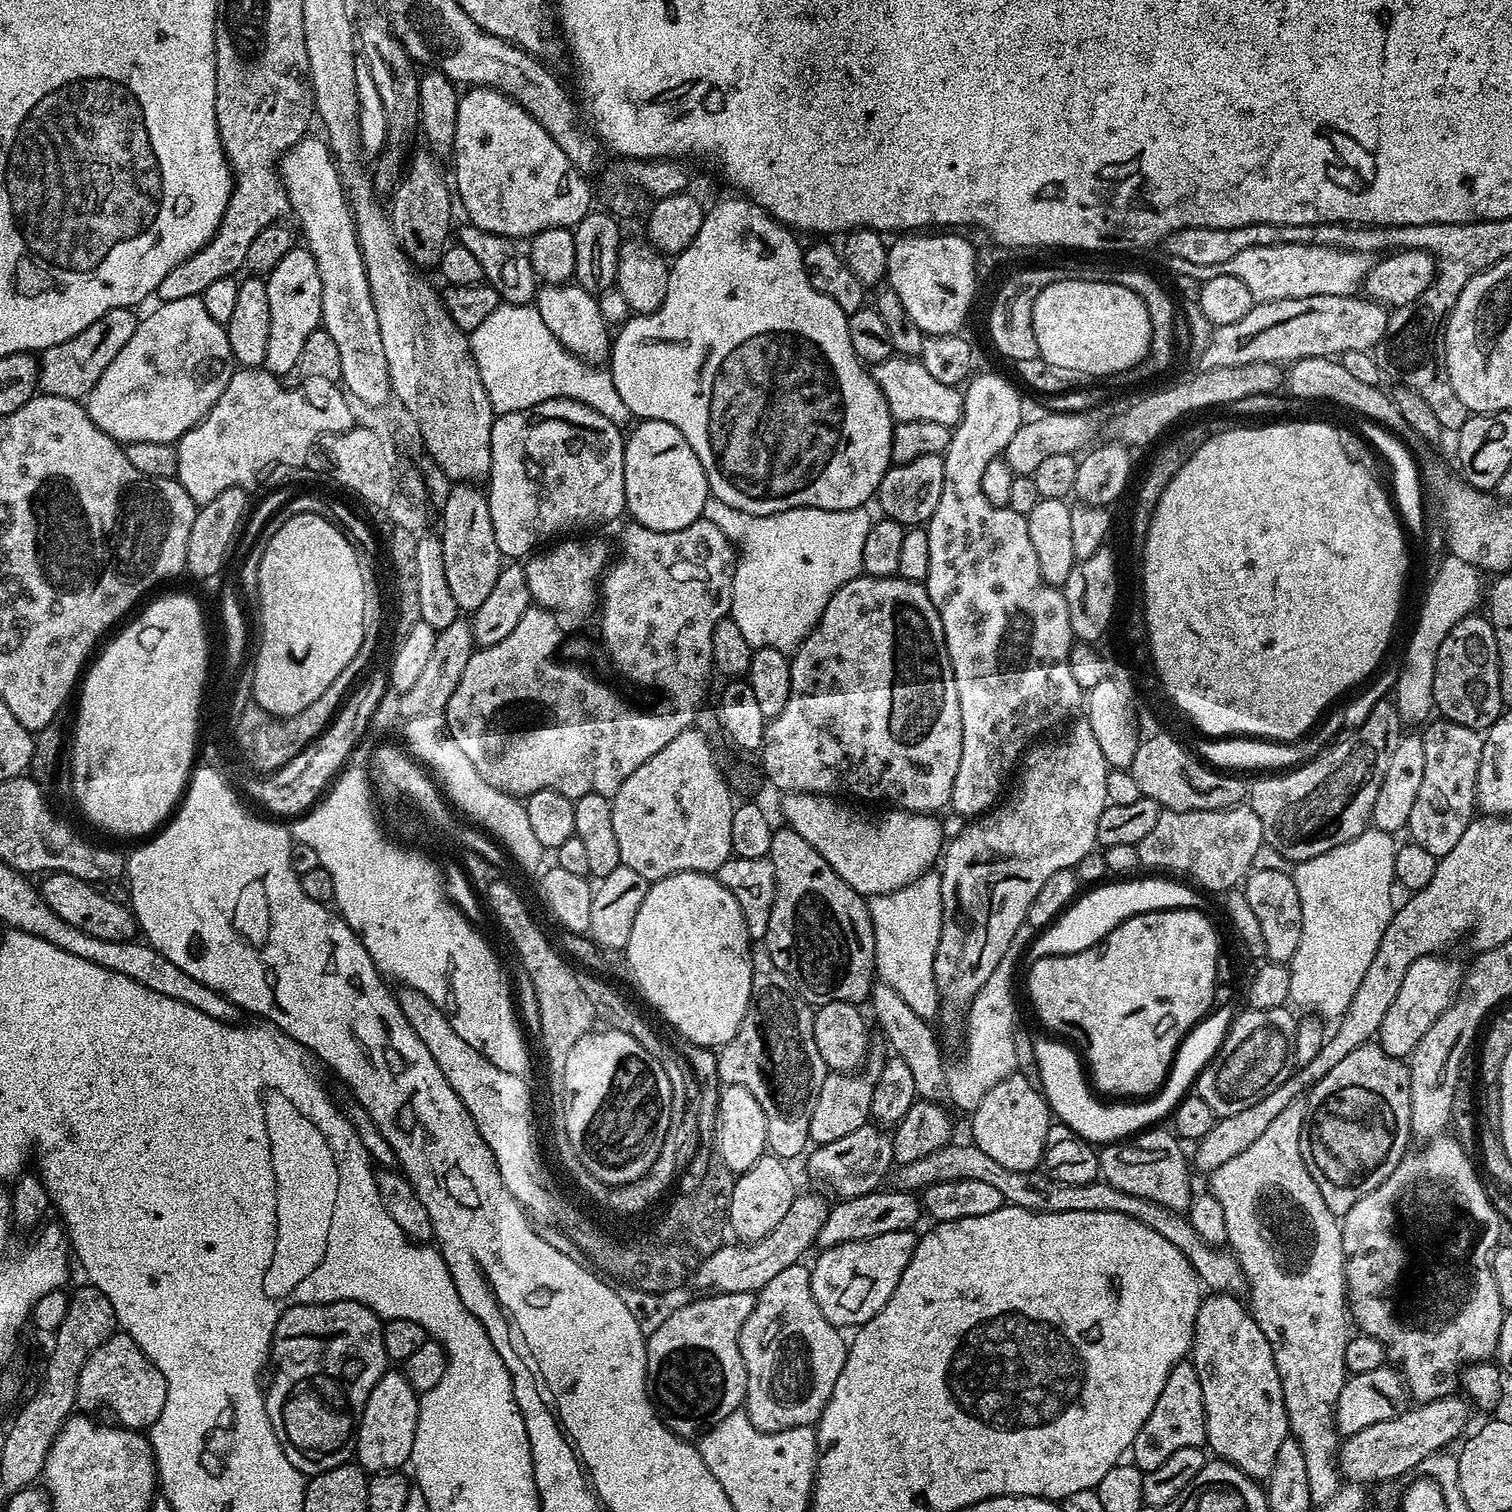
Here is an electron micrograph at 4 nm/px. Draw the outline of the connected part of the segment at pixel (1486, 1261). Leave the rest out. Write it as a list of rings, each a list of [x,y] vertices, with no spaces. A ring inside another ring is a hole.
[[[1441,1134],[1435,1136],[1433,1140],[1427,1141],[1423,1145],[1424,1148],[1421,1152],[1413,1151],[1411,1154],[1406,1154],[1398,1162],[1398,1166],[1394,1170],[1394,1174],[1390,1174],[1390,1178],[1386,1178],[1386,1182],[1382,1182],[1382,1186],[1378,1186],[1370,1194],[1366,1194],[1366,1198],[1358,1198],[1358,1202],[1354,1202],[1354,1206],[1350,1206],[1350,1210],[1342,1218],[1342,1223],[1340,1225],[1340,1233],[1342,1234],[1342,1250],[1344,1251],[1344,1280],[1348,1283],[1348,1303],[1350,1305],[1350,1316],[1356,1324],[1361,1333],[1365,1336],[1372,1336],[1378,1340],[1378,1342],[1384,1344],[1384,1350],[1387,1352],[1387,1363],[1391,1367],[1395,1368],[1397,1372],[1400,1373],[1404,1378],[1404,1383],[1408,1386],[1408,1391],[1410,1393],[1411,1399],[1413,1401],[1419,1402],[1421,1404],[1428,1404],[1432,1400],[1441,1400],[1443,1396],[1453,1395],[1457,1391],[1458,1385],[1461,1383],[1461,1373],[1469,1364],[1476,1364],[1480,1361],[1491,1361],[1496,1354],[1496,1347],[1498,1346],[1498,1334],[1502,1330],[1502,1322],[1504,1321],[1506,1315],[1506,1309],[1502,1306],[1502,1298],[1498,1298],[1498,1286],[1494,1282],[1494,1274],[1492,1273],[1492,1253],[1496,1251],[1498,1245],[1501,1243],[1500,1240],[1500,1224],[1502,1225],[1502,1217],[1500,1213],[1496,1211],[1495,1205],[1492,1204],[1492,1197],[1489,1190],[1484,1189],[1484,1184],[1480,1181],[1481,1173],[1478,1171],[1476,1173],[1476,1168],[1472,1165],[1472,1160],[1470,1157],[1464,1153],[1464,1148],[1455,1140],[1454,1137],[1448,1136],[1449,1134]],[[1416,1224],[1421,1224],[1420,1232],[1416,1232]],[[1428,1252],[1432,1256],[1440,1256],[1443,1252],[1452,1252],[1452,1257],[1444,1256],[1441,1260],[1436,1260],[1428,1269],[1424,1272],[1424,1263],[1428,1260]]]

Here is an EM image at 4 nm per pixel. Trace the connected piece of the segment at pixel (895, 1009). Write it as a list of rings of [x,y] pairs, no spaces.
[[[883,982],[873,985],[871,1004],[876,1020],[892,1048],[891,1051],[906,1062],[910,1074],[913,1075],[917,1097],[936,1103],[945,1101],[948,1098],[948,1068],[946,1063],[944,1064],[936,1034],[924,1020],[926,1018],[915,1005],[903,1001],[902,996],[893,987]]]

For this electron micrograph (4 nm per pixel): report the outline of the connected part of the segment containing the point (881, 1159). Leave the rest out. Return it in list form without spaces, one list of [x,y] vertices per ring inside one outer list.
[[[869,1122],[838,1138],[838,1142],[813,1147],[807,1153],[807,1160],[808,1176],[814,1183],[821,1184],[825,1193],[833,1192],[834,1197],[848,1200],[877,1191],[885,1183],[884,1175],[894,1168],[894,1146],[891,1135],[883,1127]]]

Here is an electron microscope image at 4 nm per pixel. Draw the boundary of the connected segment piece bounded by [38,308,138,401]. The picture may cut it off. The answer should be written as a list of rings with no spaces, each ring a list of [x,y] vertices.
[[[115,308],[98,322],[90,322],[82,334],[78,334],[73,340],[58,342],[58,346],[50,346],[38,356],[38,388],[43,395],[57,396],[58,398],[70,398],[83,401],[88,392],[102,378],[102,373],[114,357],[122,351],[122,346],[130,342],[130,334],[134,334],[138,323],[132,308]]]

